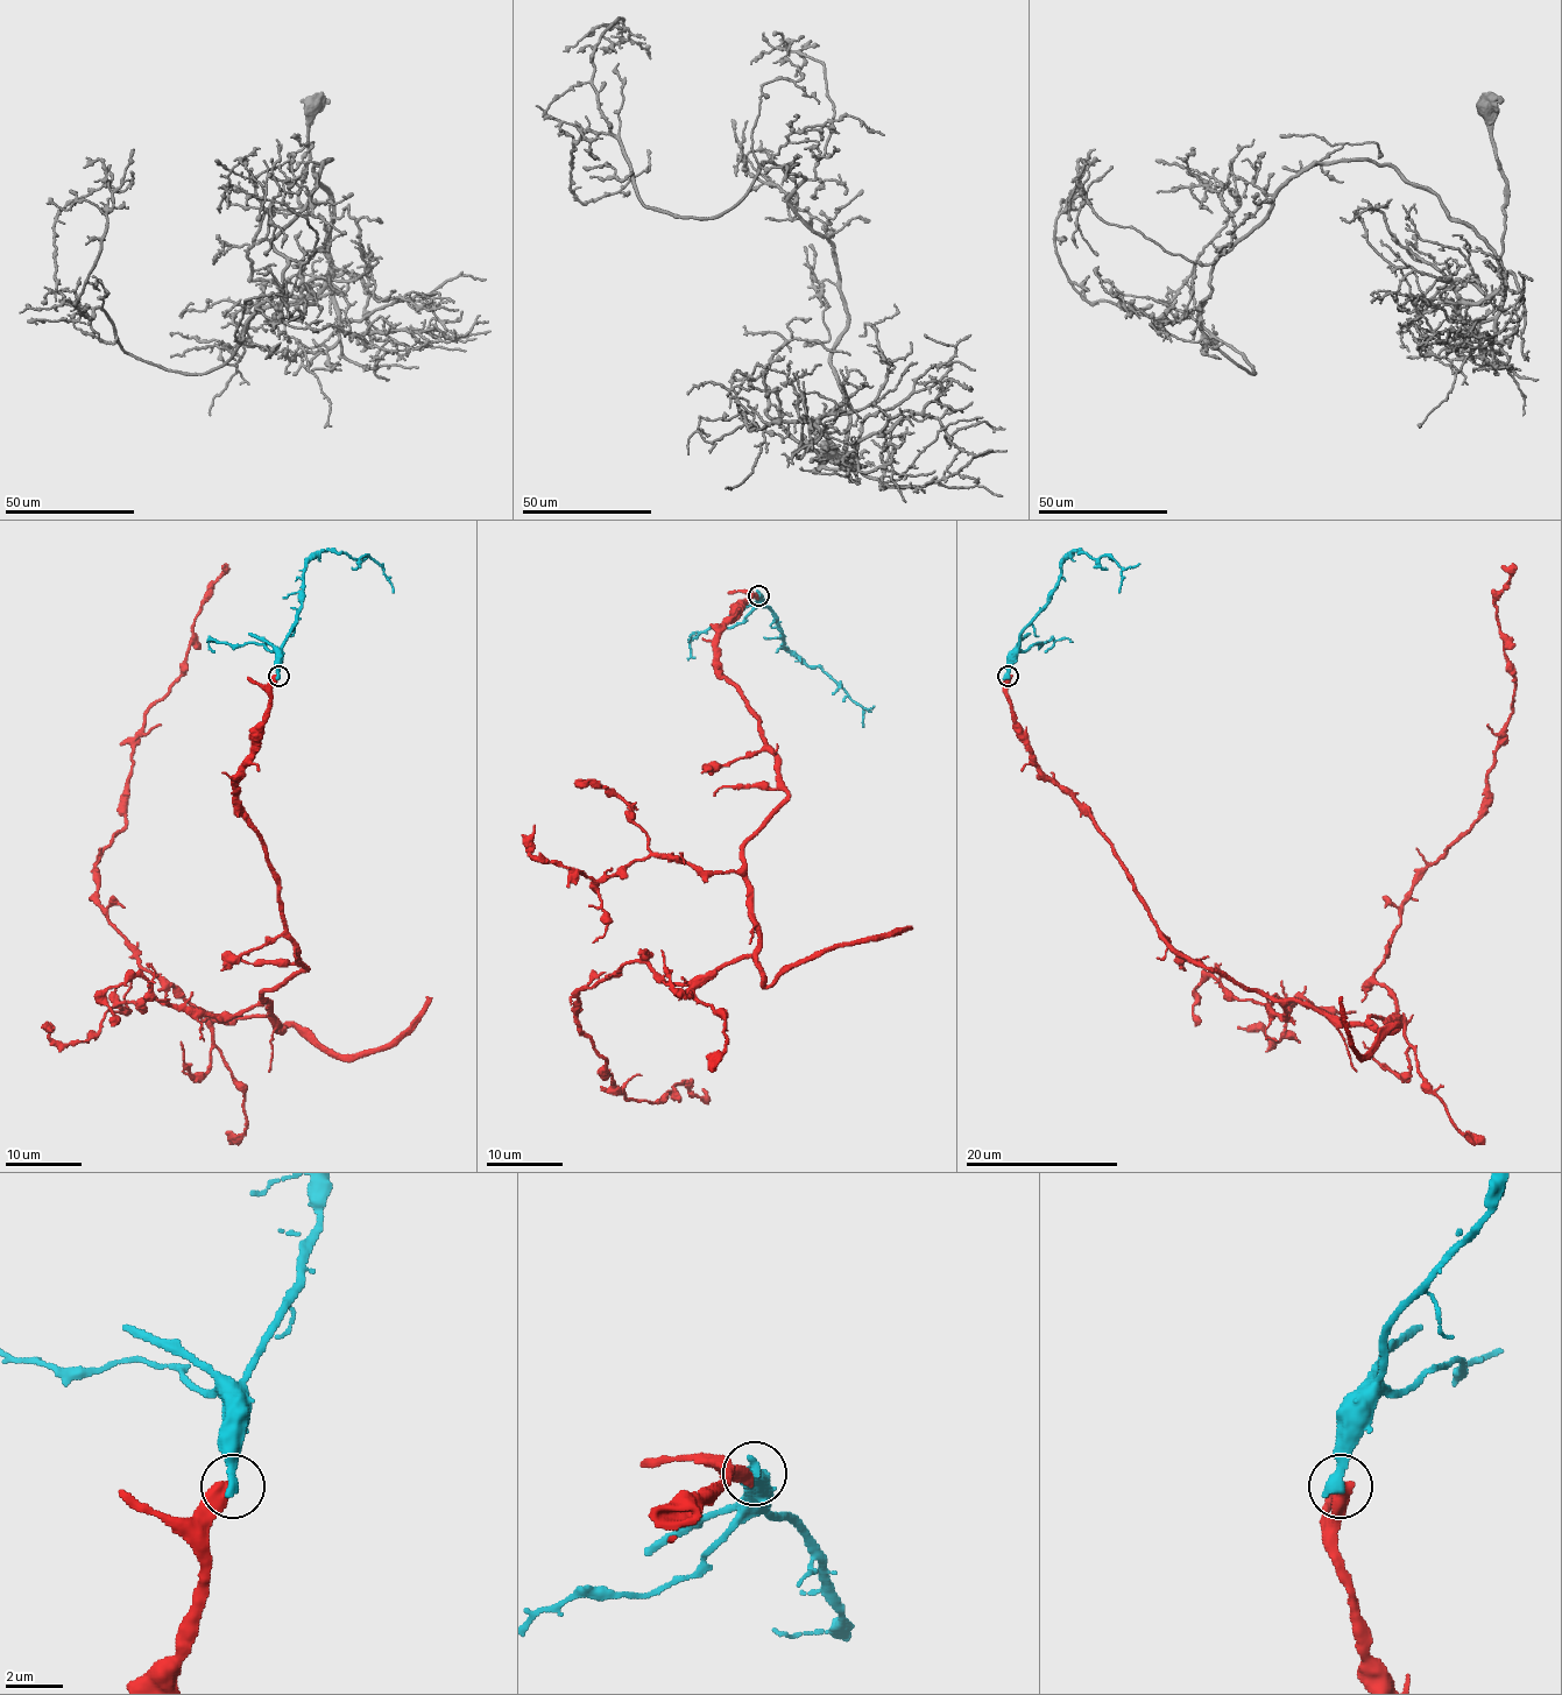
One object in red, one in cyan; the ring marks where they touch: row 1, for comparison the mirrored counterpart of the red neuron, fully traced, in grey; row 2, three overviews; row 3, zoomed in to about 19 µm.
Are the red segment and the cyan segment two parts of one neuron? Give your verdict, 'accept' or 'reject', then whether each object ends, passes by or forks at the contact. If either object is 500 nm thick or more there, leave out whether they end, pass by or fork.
reject

